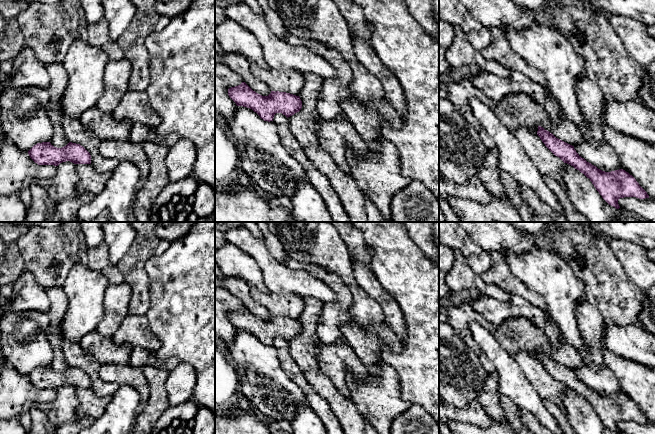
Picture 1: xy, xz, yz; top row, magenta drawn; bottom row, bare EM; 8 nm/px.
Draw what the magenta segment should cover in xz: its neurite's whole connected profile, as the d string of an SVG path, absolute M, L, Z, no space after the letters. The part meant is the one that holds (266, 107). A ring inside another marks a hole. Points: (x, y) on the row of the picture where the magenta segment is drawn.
M245 82L228 89L229 97L237 106L252 109L264 121L273 121L276 113L282 113L287 118L299 112L302 101L299 96L279 91L271 91L268 96L262 96L253 91Z

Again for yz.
M538 126L537 135L545 146L564 163L573 166L590 179L602 198L619 209L618 200L624 197L649 198L647 192L636 179L623 169L605 172L587 162L574 149L574 146L556 138L552 133Z

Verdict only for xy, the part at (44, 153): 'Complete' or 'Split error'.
Complete

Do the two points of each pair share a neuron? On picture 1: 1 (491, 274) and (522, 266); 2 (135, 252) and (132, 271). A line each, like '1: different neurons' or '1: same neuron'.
1: different neurons
2: same neuron

